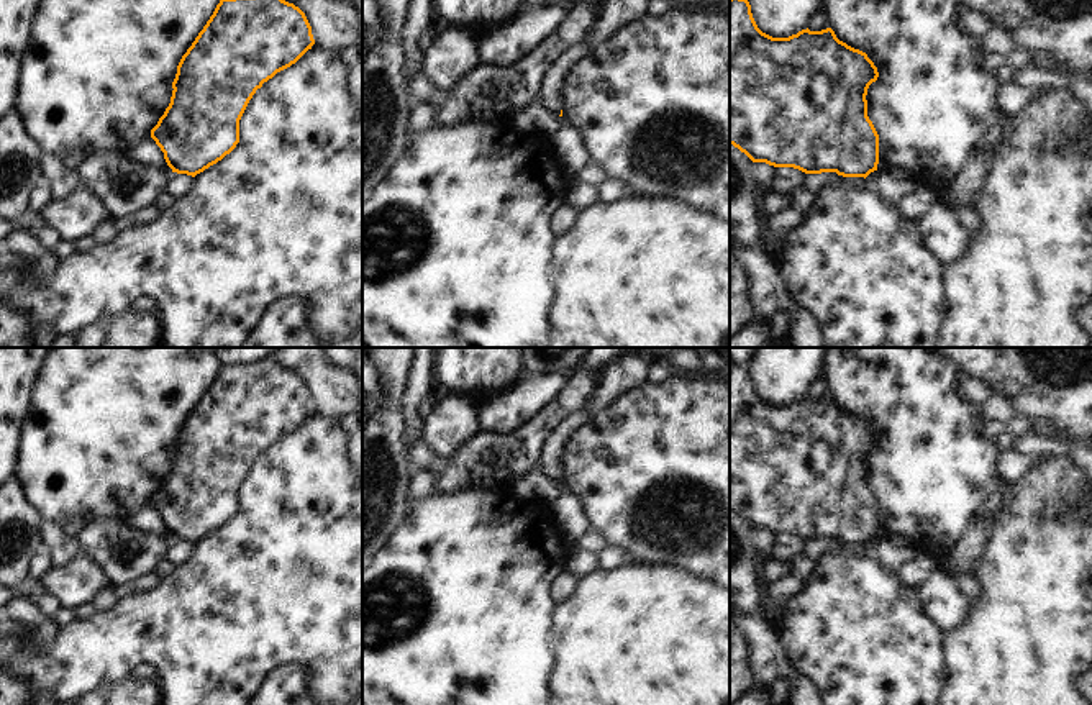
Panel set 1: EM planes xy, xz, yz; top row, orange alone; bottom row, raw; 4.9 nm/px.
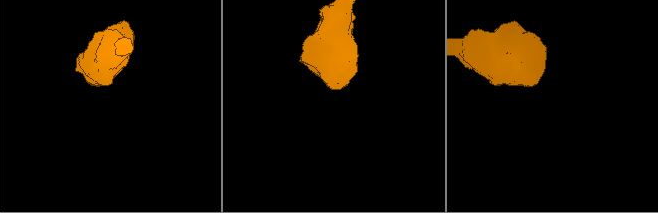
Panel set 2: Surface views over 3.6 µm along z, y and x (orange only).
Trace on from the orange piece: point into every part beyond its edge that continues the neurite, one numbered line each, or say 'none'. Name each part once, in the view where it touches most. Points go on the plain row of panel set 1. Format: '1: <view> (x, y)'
none

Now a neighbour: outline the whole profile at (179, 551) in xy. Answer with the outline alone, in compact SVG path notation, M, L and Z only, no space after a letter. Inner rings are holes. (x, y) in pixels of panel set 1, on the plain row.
M171 539L171 546L167 549L167 559L174 566L179 566L184 561L187 561L187 557L190 556L192 551L193 551L193 544L192 543Z

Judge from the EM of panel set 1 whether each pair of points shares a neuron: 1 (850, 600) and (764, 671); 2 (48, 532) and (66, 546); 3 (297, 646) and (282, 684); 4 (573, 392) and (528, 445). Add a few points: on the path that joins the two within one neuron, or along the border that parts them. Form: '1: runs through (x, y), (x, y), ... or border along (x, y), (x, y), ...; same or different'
1: border along (778, 636), (786, 659), (796, 669); different
2: runs through (53, 536), (61, 545); same
3: border along (258, 687), (279, 666), (300, 666), (310, 687); different
4: runs through (561, 405), (535, 432); same

